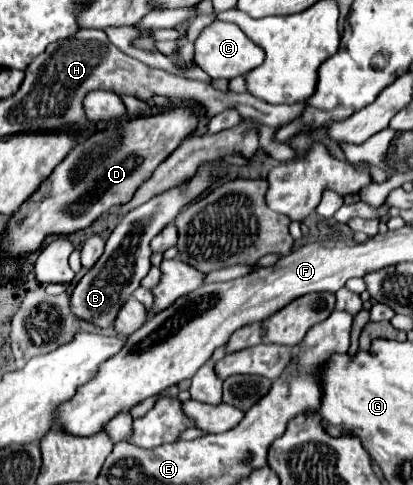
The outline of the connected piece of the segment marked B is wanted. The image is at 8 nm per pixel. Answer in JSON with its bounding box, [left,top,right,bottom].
[70,164,228,328]

